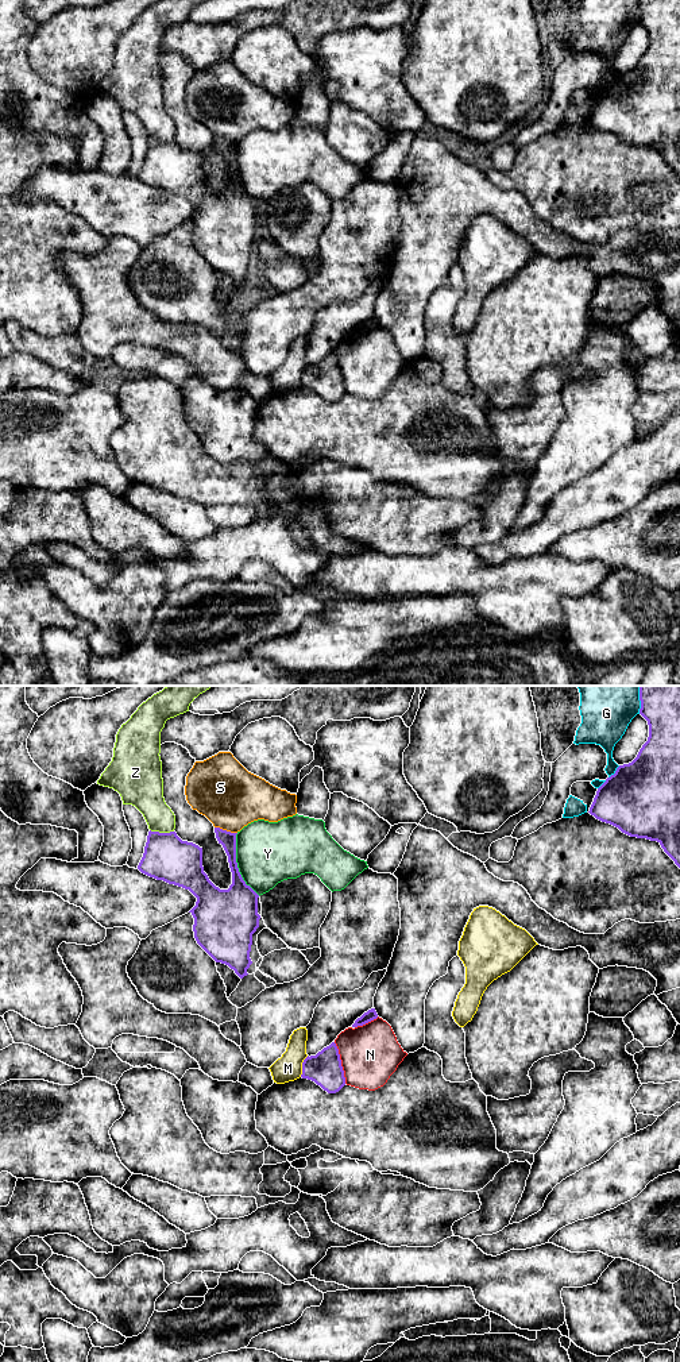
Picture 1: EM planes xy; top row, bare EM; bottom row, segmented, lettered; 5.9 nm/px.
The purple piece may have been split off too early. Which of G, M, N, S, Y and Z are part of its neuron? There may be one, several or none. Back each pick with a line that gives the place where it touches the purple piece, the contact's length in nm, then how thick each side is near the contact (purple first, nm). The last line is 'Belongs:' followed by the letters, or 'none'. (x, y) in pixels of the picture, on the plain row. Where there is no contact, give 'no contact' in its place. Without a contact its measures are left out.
Belongs: none

